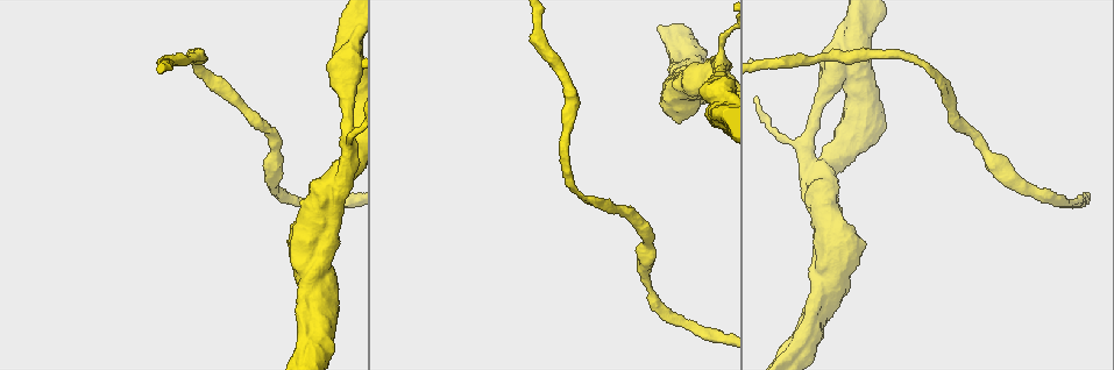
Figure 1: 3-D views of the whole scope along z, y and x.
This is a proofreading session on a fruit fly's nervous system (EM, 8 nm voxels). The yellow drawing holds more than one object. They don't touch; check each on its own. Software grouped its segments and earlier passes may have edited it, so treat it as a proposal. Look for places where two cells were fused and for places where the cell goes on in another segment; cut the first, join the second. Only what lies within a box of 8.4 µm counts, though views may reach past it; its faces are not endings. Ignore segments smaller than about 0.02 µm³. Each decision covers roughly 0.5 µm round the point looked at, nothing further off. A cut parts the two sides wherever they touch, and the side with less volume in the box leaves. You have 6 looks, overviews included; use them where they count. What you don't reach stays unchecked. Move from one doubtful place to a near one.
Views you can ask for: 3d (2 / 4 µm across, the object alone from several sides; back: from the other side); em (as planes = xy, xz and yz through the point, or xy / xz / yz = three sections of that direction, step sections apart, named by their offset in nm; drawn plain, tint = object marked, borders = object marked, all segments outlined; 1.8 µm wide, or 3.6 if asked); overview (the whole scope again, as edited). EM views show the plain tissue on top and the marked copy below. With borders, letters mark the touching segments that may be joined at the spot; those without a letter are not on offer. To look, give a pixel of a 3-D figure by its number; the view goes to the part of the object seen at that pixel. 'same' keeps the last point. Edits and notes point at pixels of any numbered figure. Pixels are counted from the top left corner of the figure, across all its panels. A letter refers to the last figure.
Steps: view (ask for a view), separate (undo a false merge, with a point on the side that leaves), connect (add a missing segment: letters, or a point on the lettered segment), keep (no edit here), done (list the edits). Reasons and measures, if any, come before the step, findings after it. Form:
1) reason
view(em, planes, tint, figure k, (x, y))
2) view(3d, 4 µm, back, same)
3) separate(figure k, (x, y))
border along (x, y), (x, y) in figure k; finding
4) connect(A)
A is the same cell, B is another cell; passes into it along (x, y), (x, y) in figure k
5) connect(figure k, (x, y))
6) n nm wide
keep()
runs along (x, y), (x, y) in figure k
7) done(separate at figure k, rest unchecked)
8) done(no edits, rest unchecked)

sudden change in width
view(em, 3.6 µm, planes, borders, figure 1, (349, 72))

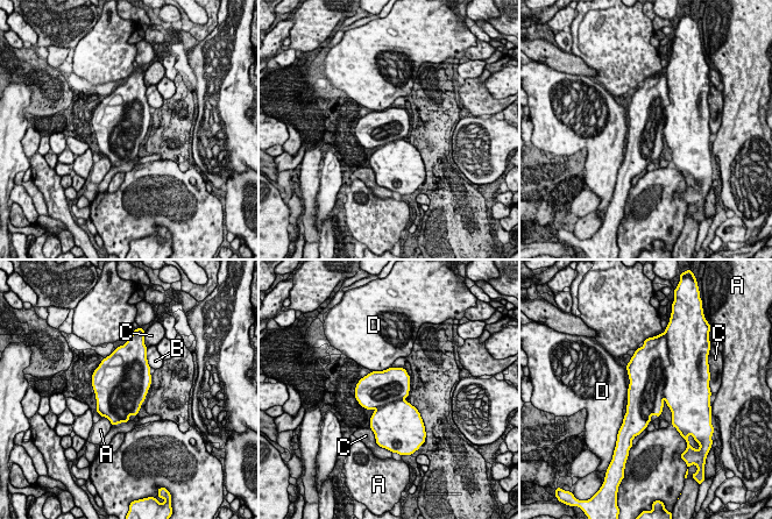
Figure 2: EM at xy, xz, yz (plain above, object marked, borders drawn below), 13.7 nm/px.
keep()
A, B, C and D are other cells; border along (391, 365), (373, 371) in figure 2; continuous, no second cell

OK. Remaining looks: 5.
sudden change in width
view(3d, 4 µm, figure 1, (809, 161))

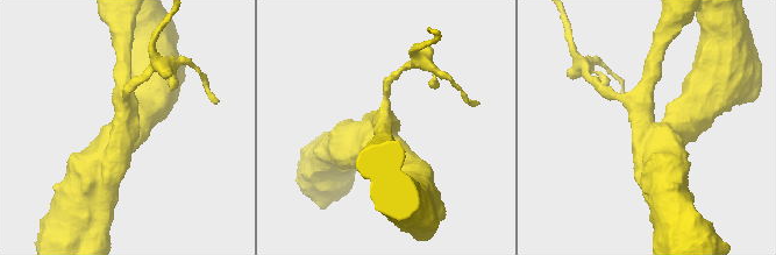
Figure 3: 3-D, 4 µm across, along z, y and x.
4 arms
view(em, yz, step 4, borders, figure 3, (648, 127))

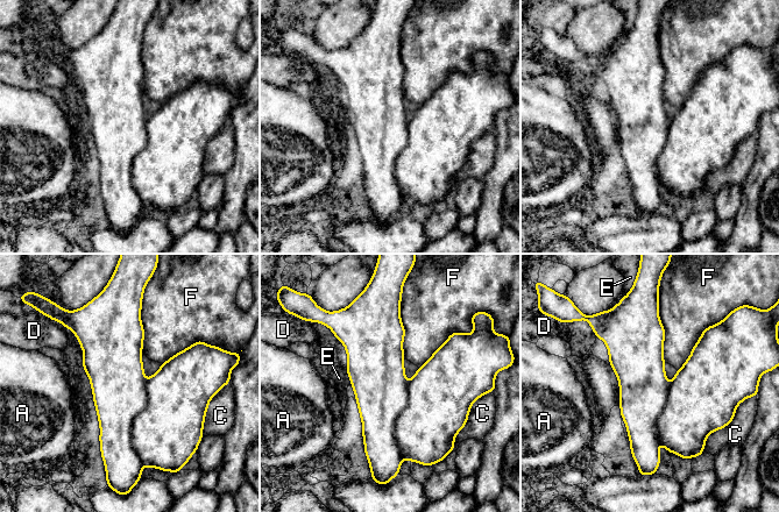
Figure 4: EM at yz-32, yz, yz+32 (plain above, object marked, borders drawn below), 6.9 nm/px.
another direction
view(em, planes, borders, same)

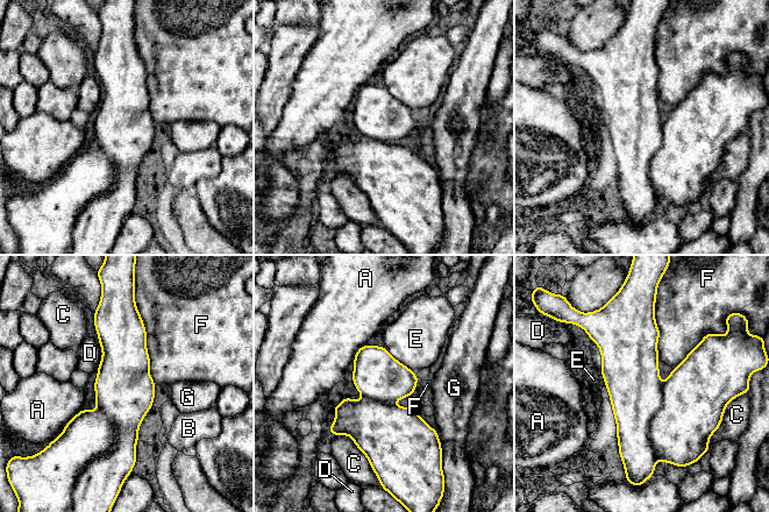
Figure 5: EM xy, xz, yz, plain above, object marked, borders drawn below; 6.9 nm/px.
keep()
A, B, C, D, E, F and G are other cells; border along (135, 305), (156, 384) in figure 5; one cell here

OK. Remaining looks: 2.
calibre changes
view(3d, 4 µm, figure 1, (829, 246))

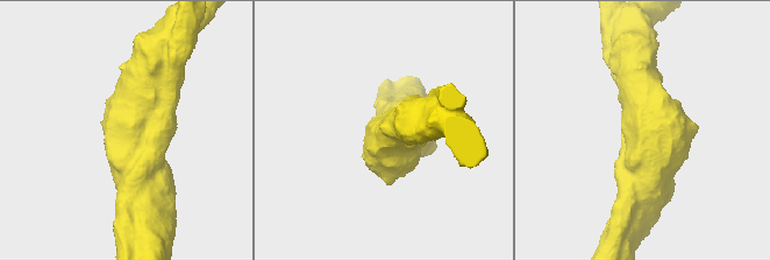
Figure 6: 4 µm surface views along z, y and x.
view(em, planes, borders, figure 6, (136, 126))

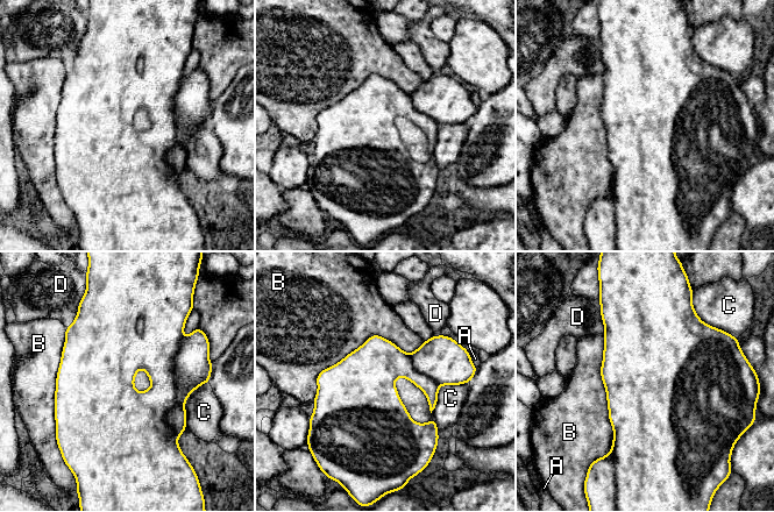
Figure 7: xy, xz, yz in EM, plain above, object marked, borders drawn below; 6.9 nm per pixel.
keep()
A, B, C and D are other cells; border along (424, 341), (312, 402) in figure 7; one cell here

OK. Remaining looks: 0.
done(no edits, rest unchecked)

